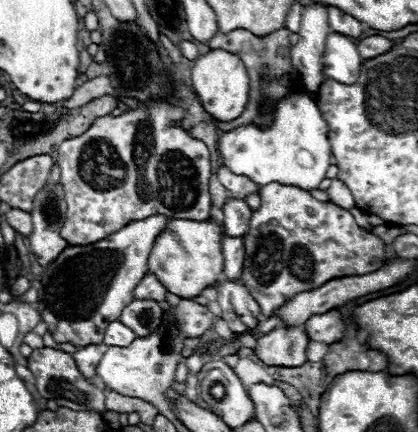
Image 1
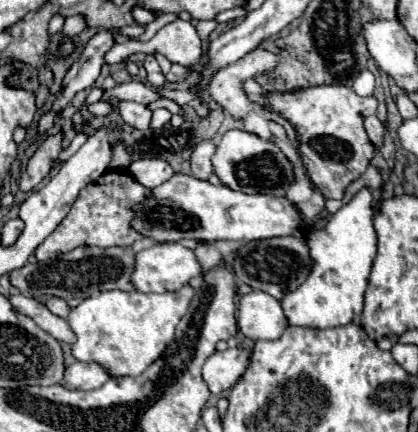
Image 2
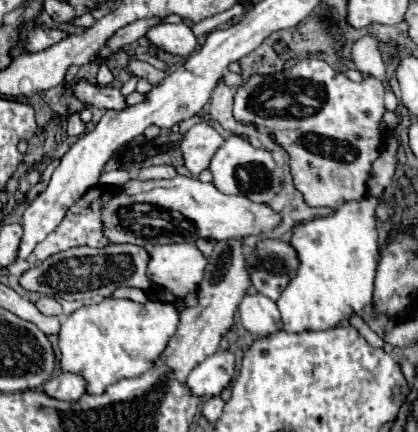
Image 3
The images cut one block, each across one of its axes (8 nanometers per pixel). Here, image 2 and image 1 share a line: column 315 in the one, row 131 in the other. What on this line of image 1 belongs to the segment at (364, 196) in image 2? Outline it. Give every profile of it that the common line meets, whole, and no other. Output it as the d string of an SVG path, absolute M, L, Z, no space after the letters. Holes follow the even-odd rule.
M296 88L288 98L280 100L274 124L270 128L260 130L256 126L238 126L220 136L218 148L222 162L234 174L248 176L252 182L262 186L278 182L306 192L318 190L318 184L326 178L326 170L332 158L328 126L320 116L318 104L304 92L304 88Z

